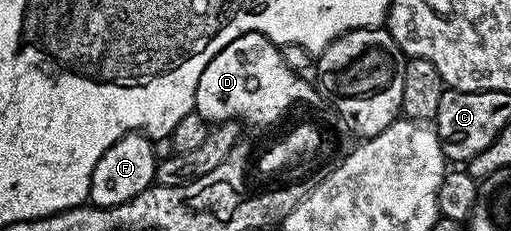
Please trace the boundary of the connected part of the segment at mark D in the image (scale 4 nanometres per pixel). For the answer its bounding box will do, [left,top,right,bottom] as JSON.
[194,31,321,127]

